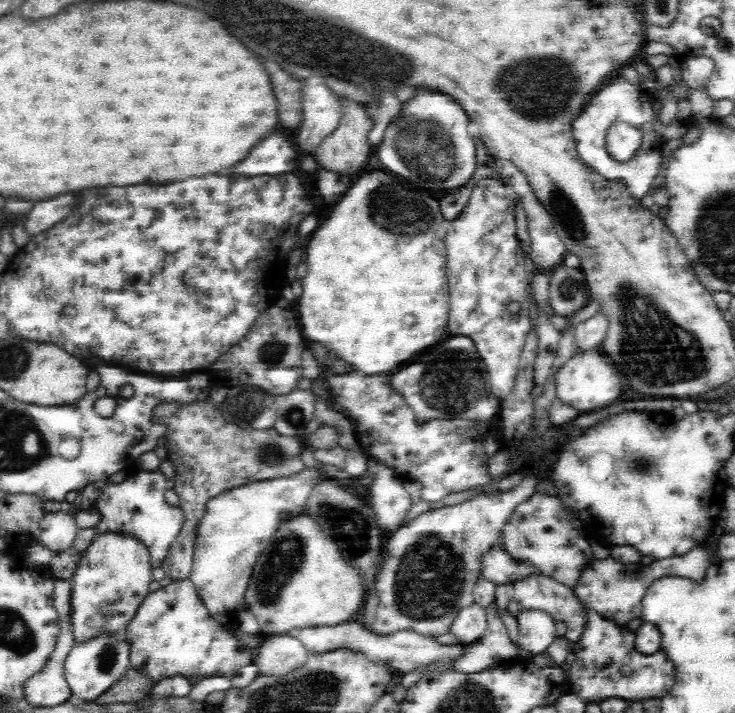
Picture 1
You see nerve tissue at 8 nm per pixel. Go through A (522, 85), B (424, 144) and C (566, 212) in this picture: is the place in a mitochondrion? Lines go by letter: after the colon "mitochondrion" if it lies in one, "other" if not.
A: mitochondrion
B: mitochondrion
C: mitochondrion

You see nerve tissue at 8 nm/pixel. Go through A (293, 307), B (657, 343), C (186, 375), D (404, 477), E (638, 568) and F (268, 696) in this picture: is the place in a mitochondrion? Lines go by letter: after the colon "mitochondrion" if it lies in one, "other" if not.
A: other
B: mitochondrion
C: other
D: other
E: other
F: mitochondrion

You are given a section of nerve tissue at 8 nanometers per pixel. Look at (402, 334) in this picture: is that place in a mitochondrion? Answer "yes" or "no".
no

